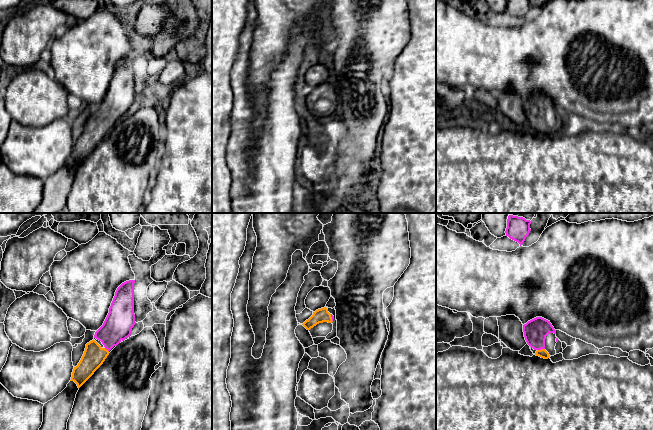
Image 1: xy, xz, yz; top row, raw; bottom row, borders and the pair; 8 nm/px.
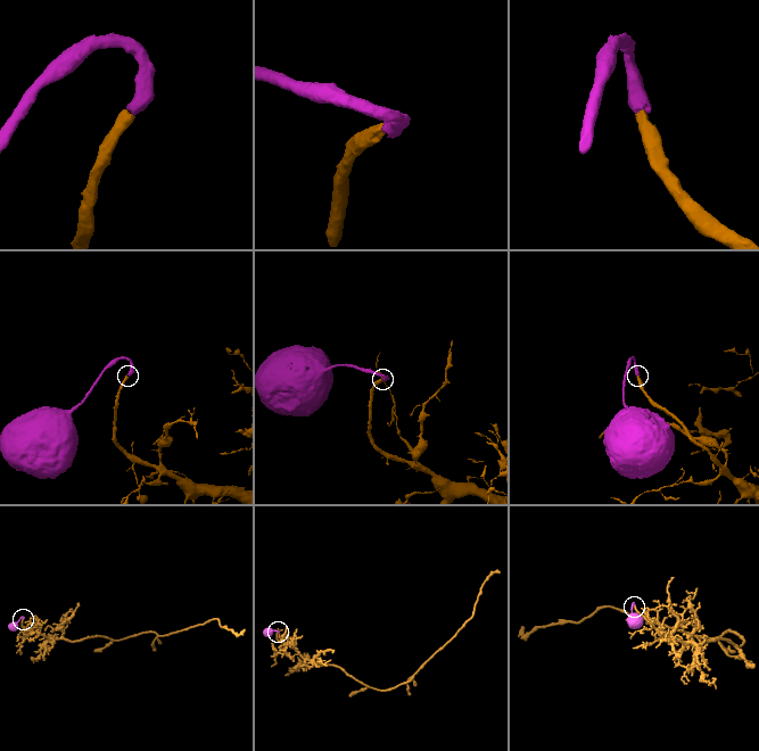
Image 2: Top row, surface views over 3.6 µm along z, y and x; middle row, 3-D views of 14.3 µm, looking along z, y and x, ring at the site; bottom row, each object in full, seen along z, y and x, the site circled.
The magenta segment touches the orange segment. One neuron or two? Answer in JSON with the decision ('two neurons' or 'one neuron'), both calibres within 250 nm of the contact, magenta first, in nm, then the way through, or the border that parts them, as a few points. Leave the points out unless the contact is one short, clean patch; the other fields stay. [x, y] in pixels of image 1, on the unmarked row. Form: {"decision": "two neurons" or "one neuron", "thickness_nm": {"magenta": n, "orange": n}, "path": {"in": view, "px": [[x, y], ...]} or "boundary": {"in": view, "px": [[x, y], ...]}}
{"decision": "one neuron", "thickness_nm": {"magenta": 190, "orange": 70}, "path": {"in": "yz", "px": [[535, 107], [535, 115], [540, 125], [542, 129]]}}

